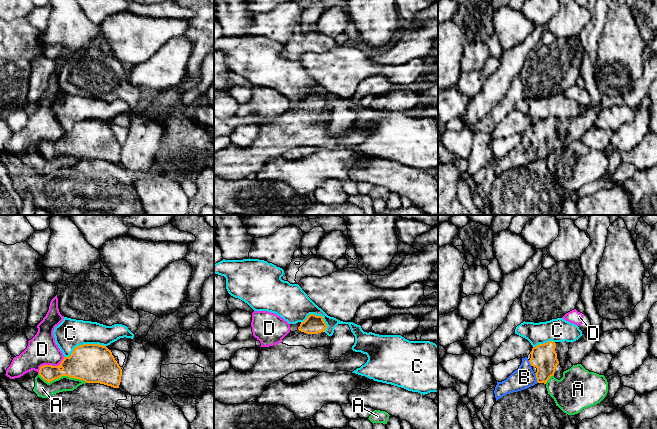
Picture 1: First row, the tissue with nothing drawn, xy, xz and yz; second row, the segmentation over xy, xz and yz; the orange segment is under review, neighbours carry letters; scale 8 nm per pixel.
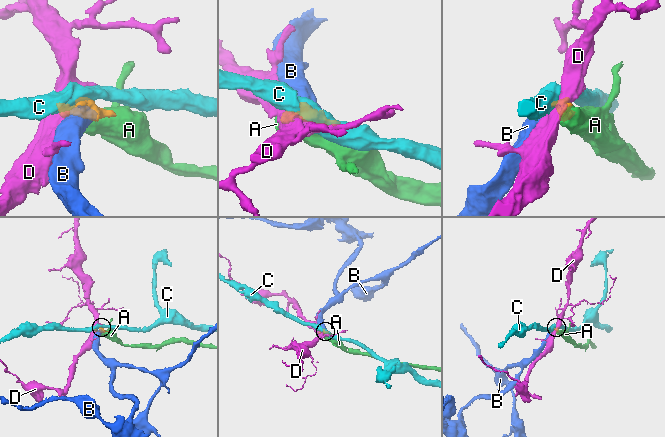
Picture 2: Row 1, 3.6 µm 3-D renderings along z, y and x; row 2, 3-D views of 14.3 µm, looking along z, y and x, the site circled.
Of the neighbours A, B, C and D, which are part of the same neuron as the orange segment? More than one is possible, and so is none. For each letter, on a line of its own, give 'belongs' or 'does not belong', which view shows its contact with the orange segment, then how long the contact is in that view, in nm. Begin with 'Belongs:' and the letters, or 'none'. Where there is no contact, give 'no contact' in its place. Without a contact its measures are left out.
Belongs: B
A: does not belong | xy | 400 nm
B: belongs | yz | 90 nm
C: does not belong | xy | 340 nm
D: does not belong | xy | 260 nm

